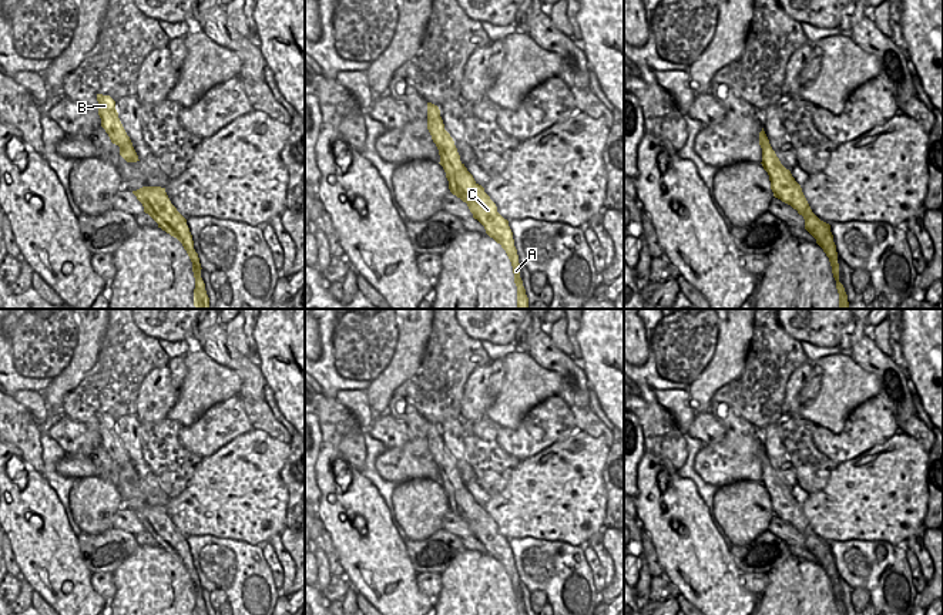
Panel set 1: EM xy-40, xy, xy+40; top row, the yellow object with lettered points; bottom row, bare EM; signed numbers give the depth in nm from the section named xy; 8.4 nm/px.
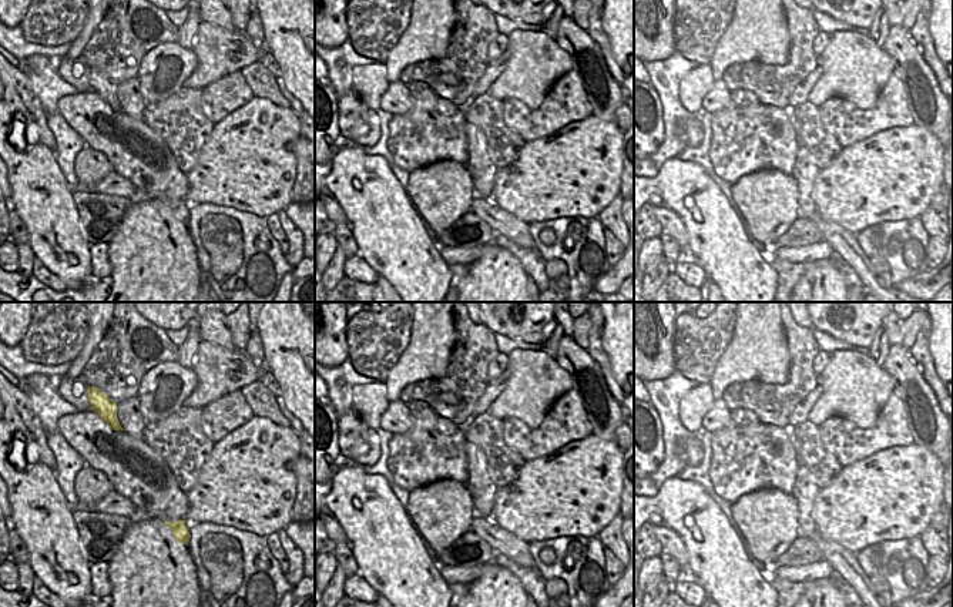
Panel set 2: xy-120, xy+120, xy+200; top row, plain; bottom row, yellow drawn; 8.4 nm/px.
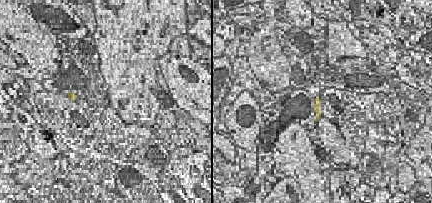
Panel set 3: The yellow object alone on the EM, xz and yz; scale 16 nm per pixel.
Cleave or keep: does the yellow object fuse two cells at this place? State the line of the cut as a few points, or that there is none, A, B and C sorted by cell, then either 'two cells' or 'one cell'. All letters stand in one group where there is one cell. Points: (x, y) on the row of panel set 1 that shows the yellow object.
no cut; A B C; one cell

